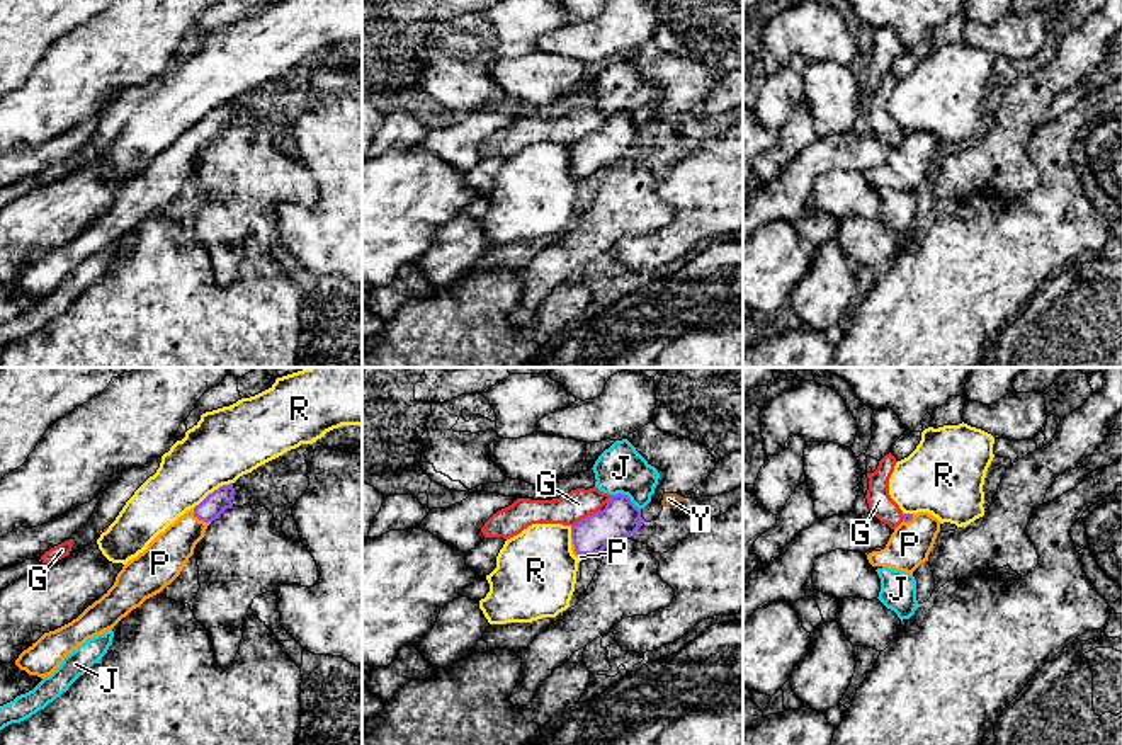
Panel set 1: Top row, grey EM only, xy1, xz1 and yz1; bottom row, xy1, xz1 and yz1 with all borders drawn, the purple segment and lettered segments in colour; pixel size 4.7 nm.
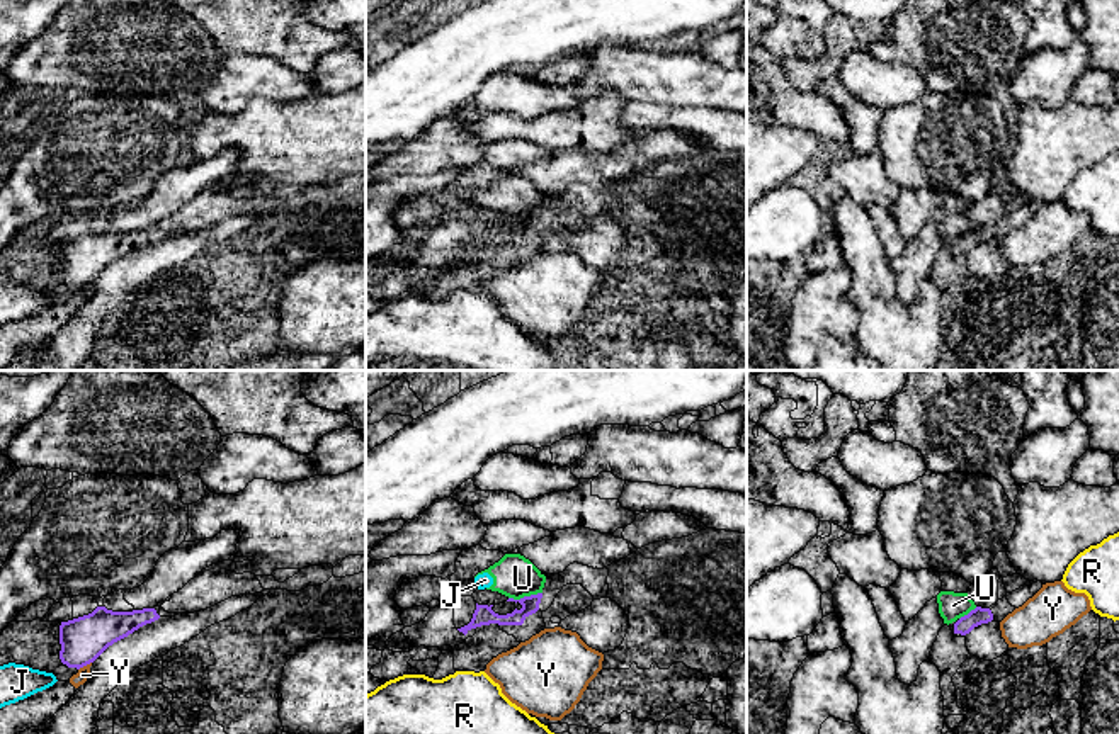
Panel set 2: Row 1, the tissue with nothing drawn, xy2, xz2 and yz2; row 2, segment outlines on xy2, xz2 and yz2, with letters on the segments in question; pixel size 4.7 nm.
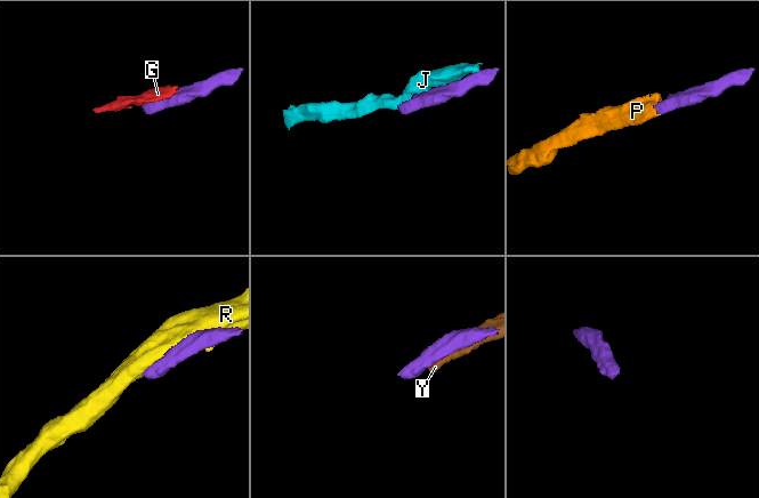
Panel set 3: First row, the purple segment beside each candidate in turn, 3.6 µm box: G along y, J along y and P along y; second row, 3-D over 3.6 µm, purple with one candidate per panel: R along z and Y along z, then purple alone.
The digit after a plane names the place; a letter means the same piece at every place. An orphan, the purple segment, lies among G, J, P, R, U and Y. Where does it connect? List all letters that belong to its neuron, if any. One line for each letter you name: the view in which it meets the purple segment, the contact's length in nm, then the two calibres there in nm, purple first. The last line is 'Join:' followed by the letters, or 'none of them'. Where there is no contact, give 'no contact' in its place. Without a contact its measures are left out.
P: meets purple in xy1; contact 110 nm long; 110 nm thick on the purple side, 200 nm on the other
Join: P

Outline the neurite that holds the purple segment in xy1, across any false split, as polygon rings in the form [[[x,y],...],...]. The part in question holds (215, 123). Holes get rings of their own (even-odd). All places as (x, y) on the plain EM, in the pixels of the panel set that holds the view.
[[[233,102],[223,104],[180,134],[122,185],[114,204],[99,219],[71,242],[44,252],[19,274],[15,284],[29,294],[44,298],[88,257],[112,248],[133,228],[160,213],[180,194],[207,145],[233,126],[233,114]]]

